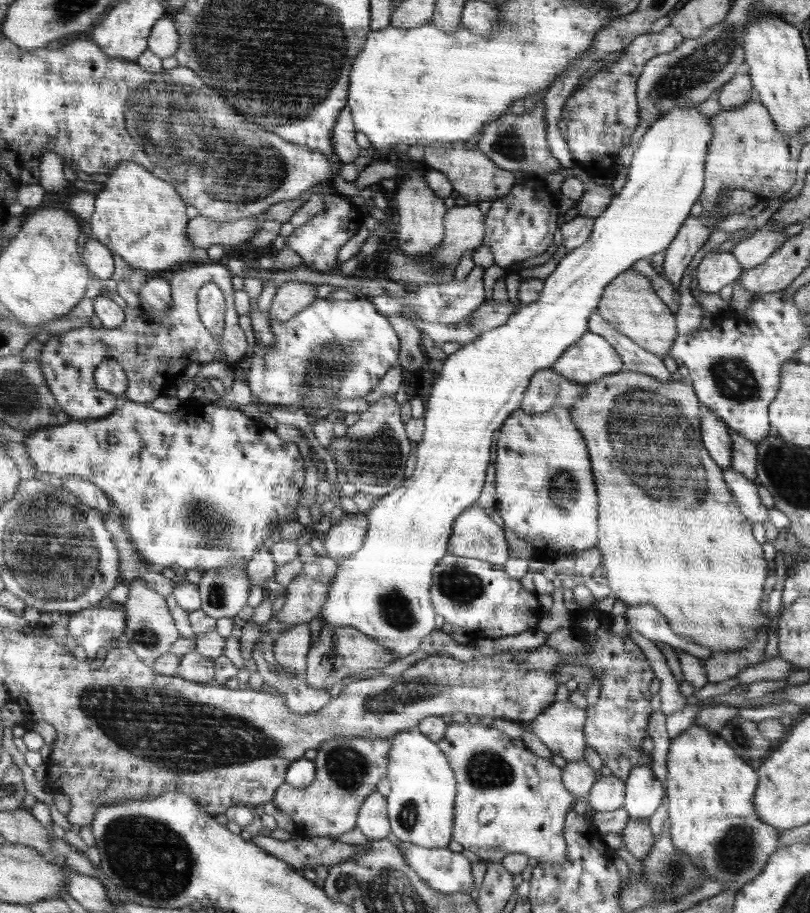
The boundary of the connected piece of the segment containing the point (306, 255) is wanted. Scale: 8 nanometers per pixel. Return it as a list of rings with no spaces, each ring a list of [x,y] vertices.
[[[336,174],[331,180],[321,182],[312,191],[314,191],[313,194],[322,196],[326,204],[324,211],[312,217],[304,225],[295,228],[293,233],[285,238],[285,246],[303,258],[302,266],[322,273],[333,272],[338,268],[338,251],[364,225],[364,216],[361,215],[361,209],[358,206],[350,205],[338,192]]]

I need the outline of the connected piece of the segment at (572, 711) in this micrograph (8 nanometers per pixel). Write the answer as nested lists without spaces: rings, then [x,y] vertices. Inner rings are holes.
[[[556,701],[552,706],[544,709],[534,721],[528,725],[531,731],[546,744],[554,755],[560,755],[566,761],[579,761],[584,759],[584,735],[586,727],[584,726],[586,718],[586,709],[576,708],[570,701]]]

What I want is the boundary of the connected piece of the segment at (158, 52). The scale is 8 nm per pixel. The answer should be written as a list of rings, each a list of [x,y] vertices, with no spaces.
[[[164,17],[151,30],[147,40],[147,50],[150,50],[160,59],[169,58],[180,50],[182,38],[180,37],[176,22]]]

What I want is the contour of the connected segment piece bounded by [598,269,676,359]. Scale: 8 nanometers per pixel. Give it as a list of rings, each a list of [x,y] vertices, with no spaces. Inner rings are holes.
[[[634,269],[620,273],[611,284],[603,290],[602,300],[599,302],[599,313],[602,318],[616,329],[616,332],[628,336],[647,351],[664,359],[671,353],[672,345],[676,339],[676,320],[674,314],[666,308],[666,304],[654,294],[650,282],[640,276]]]

